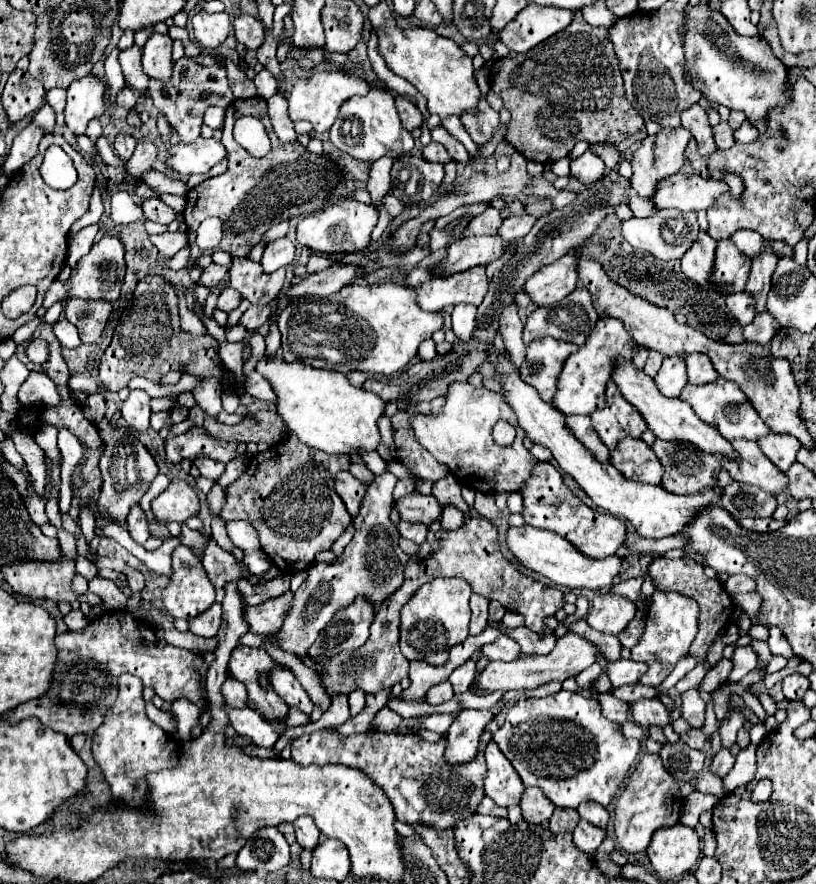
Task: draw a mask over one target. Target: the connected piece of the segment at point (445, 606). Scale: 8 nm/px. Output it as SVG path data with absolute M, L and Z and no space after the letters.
M437 577L421 585L413 593L413 597L401 607L401 653L409 661L421 659L431 665L443 665L447 661L449 649L467 637L467 625L471 619L470 597L471 587L461 577Z

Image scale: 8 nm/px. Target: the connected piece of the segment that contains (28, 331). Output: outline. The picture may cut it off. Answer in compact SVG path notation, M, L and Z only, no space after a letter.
M36 316L33 321L30 321L17 329L17 331L15 331L15 333L12 335L12 339L15 341L16 345L28 342L32 338L33 332L40 323L41 318Z

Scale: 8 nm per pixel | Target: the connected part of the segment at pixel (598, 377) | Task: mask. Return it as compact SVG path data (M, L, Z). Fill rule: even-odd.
M599 319L591 331L591 337L587 337L585 345L565 361L557 381L557 391L553 395L553 405L567 415L591 415L593 411L601 409L605 405L603 391L607 381L611 379L613 359L617 355L633 357L633 339L629 337L629 333L625 333L625 327L619 325L617 319Z

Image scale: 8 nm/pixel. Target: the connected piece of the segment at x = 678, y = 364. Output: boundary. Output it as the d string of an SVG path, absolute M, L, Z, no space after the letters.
M665 357L663 365L661 365L661 369L653 381L665 397L679 397L681 389L687 383L683 357L669 357L669 359Z

